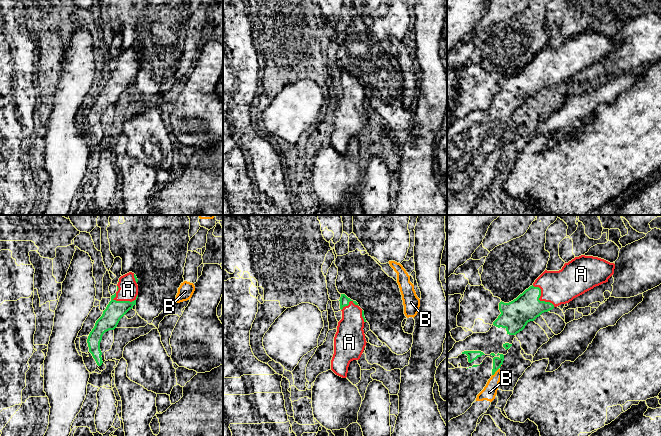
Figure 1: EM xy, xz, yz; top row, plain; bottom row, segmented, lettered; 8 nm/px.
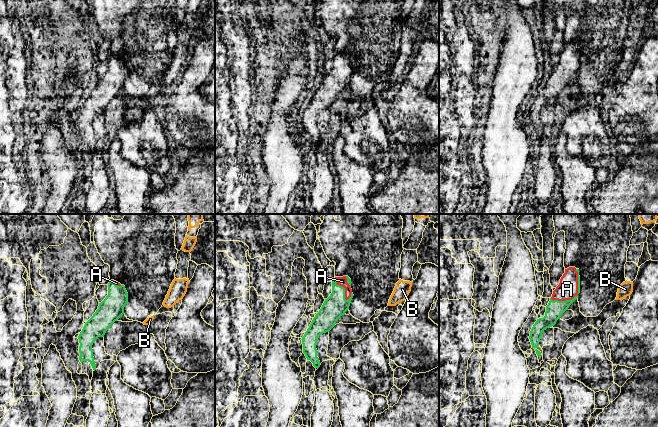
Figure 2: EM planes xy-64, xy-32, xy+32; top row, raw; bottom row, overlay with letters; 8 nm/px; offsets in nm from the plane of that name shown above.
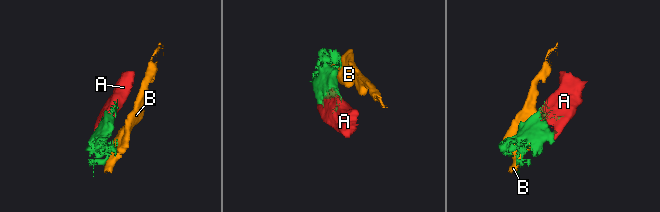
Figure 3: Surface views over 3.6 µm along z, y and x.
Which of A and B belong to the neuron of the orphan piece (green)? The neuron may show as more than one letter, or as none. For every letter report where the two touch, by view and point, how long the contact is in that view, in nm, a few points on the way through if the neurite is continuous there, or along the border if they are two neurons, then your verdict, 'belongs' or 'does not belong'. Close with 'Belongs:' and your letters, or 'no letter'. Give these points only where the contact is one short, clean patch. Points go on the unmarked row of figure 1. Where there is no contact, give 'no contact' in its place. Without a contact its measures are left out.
A: yz (539, 73) | 260 nm | belongs
B: yz (495, 147) | 80 nm | along yz (498, 144), (492, 151) | does not belong
Belongs: A

